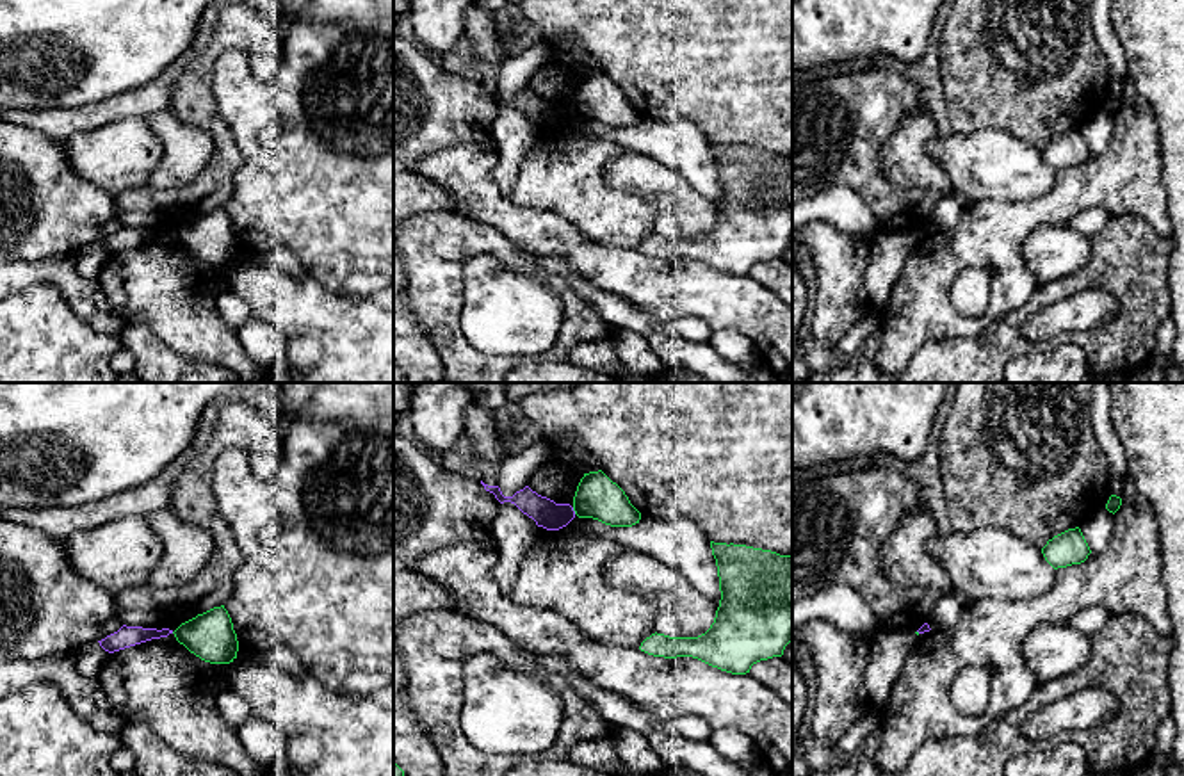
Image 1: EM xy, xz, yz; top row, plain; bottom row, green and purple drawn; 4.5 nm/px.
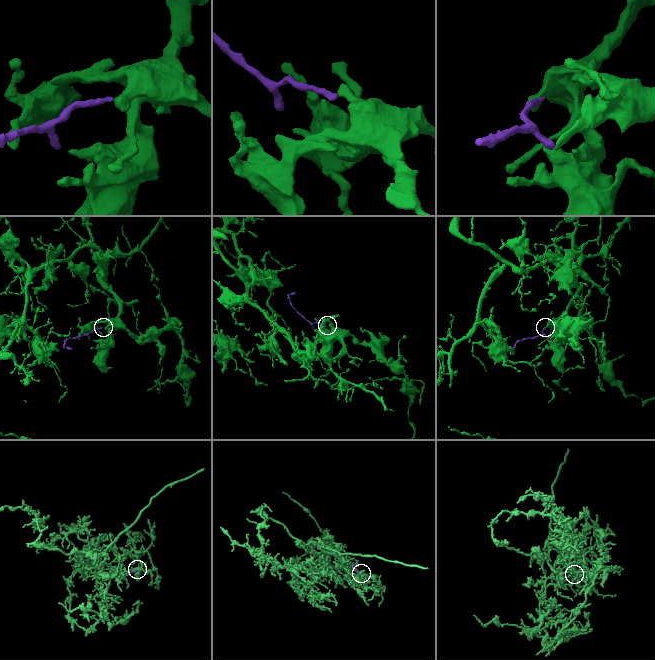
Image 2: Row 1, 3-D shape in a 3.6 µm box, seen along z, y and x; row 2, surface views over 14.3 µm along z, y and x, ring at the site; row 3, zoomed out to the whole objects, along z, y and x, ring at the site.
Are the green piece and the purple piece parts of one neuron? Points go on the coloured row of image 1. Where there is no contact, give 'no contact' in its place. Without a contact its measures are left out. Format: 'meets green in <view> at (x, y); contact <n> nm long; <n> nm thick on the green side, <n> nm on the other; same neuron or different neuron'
meets green in xz at (574, 509); contact 40 nm long; 200 nm thick on the green side, 130 nm on the other; different neuron

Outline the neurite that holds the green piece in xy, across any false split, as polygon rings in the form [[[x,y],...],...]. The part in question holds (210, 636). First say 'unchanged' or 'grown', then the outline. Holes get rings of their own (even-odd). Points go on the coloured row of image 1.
unchanged; [[[224,605],[198,614],[173,634],[180,644],[205,662],[230,664],[237,659],[239,641]]]

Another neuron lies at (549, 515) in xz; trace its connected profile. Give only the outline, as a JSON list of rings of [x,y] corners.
[[[483,481],[481,484],[486,491],[493,493],[500,504],[515,504],[523,514],[532,518],[538,527],[547,530],[559,530],[575,518],[575,511],[570,504],[556,504],[554,500],[532,491],[529,486],[516,491],[513,497],[504,497],[499,486],[488,486]]]

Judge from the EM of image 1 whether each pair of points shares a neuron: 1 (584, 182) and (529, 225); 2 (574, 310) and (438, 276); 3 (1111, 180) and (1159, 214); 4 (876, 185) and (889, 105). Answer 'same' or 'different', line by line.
1: different
2: same
3: same
4: same

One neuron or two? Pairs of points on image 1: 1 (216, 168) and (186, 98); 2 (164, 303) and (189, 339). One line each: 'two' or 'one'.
1: one
2: one

